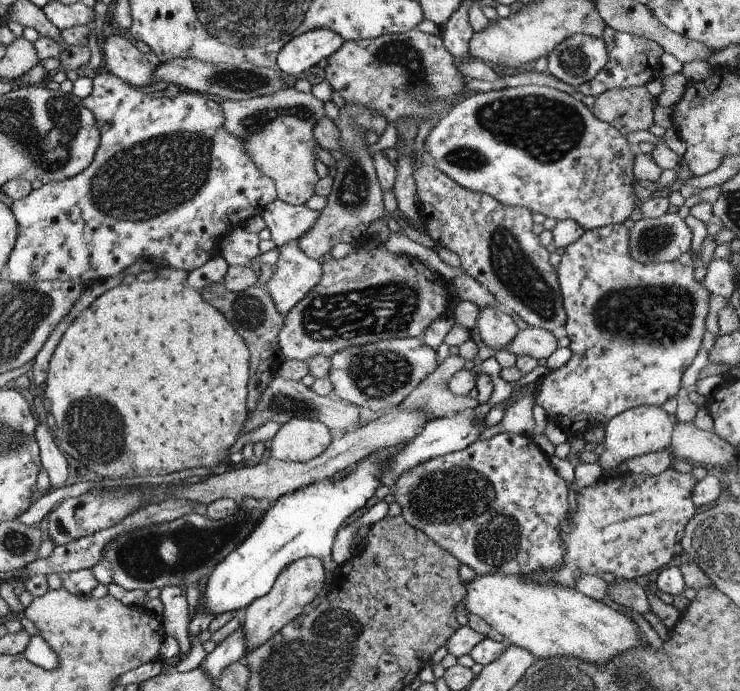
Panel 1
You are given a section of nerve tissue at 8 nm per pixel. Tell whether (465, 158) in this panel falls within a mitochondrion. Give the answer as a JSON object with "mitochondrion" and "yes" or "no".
{"mitochondrion":"yes"}

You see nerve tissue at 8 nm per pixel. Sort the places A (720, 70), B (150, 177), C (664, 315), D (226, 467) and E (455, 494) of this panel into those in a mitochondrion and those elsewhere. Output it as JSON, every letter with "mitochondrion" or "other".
{"A":"other","B":"mitochondrion","C":"mitochondrion","D":"other","E":"mitochondrion"}

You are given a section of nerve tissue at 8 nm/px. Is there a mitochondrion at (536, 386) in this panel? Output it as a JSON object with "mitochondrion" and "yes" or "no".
{"mitochondrion":"no"}

